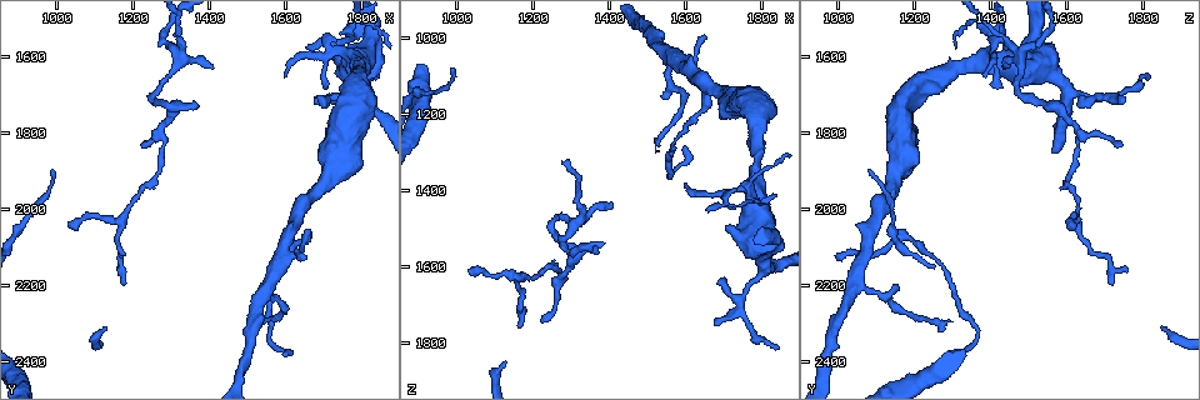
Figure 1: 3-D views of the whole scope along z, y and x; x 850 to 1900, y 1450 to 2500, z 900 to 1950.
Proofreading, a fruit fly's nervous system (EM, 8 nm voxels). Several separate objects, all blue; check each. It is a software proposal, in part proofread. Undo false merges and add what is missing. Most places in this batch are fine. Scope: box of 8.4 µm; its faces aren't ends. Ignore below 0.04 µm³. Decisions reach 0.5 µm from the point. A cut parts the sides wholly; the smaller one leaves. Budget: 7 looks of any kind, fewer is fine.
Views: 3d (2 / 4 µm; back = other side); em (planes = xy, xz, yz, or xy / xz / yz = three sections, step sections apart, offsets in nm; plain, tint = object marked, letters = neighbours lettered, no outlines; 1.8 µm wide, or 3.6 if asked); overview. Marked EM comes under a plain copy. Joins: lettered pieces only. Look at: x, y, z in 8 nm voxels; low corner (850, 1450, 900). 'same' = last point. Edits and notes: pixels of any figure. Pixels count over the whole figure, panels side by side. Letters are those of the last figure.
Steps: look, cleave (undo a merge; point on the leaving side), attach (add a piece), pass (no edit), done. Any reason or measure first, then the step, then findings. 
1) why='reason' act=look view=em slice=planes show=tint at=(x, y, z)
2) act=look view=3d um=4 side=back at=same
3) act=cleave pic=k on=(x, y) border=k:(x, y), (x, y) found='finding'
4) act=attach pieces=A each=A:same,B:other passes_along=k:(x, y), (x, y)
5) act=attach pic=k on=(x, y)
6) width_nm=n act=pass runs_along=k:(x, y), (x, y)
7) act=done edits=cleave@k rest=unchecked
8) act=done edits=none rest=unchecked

why='thick turns thin' act=look view=3d um=4 at=(1815, 1710, 1190)

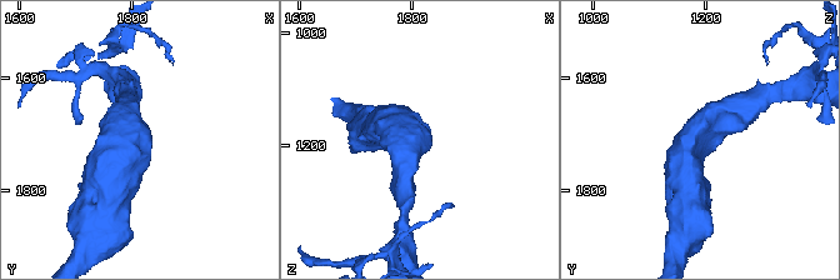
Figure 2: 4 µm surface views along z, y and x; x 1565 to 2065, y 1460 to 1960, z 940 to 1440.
why='now the EM' act=look view=em um=3.6 slice=xz step=8 show=letters at=(1815, 1710, 1195)

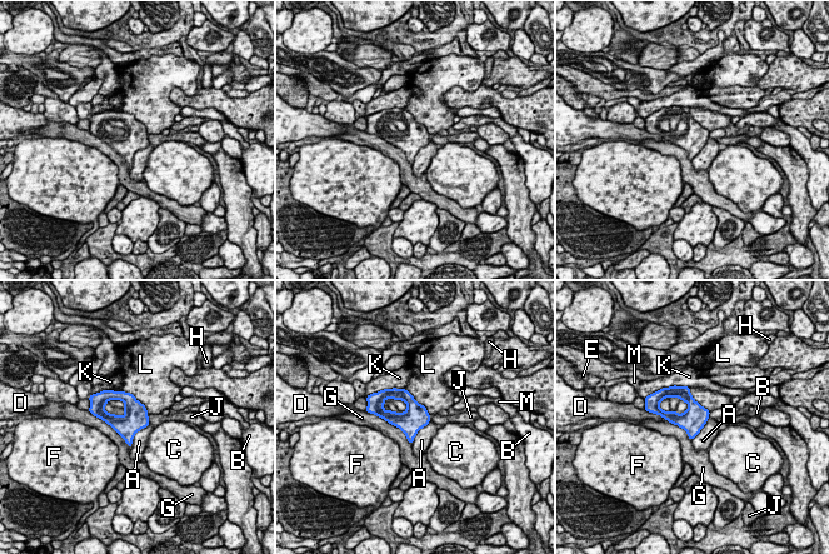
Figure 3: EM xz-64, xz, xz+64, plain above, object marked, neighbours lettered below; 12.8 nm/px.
width_nm=320 act=pass each=A:other,B:other,C:other,D:other,E:other,F:other,G:other,H:other,J:other,K:other,L:other,M:other border=3:(149, 424), (134, 435), (130, 448) found='continuous, no second neuron'

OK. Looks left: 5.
why='branch point' act=look view=3d um=4 at=(1595, 2110, 1075)

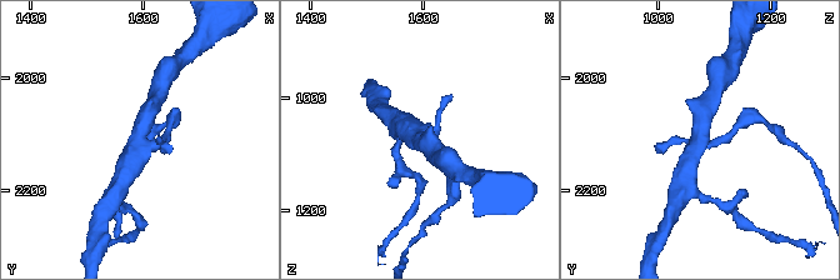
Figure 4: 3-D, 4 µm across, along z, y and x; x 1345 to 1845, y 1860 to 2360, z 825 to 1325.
act=look view=em slice=xy step=4 show=tint at=(1595, 2110, 1065)

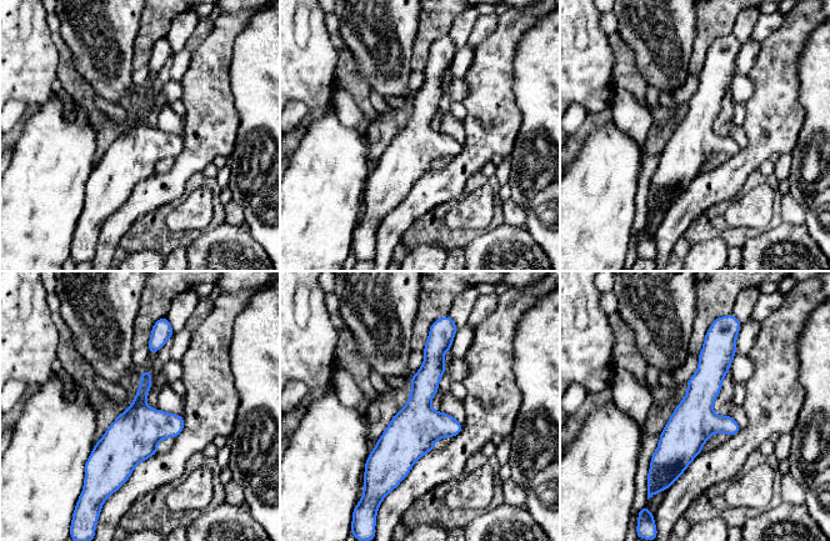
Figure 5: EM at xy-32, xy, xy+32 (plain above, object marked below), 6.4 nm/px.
act=look view=em slice=planes show=letters at=same

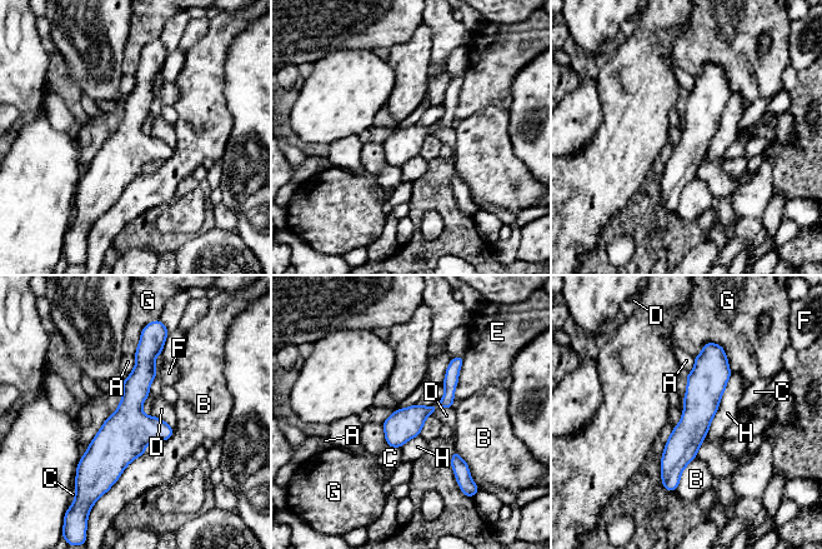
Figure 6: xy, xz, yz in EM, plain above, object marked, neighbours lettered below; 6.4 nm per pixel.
longest_contact=H:420nm act=pass each=A:other,B:other,C:other,D:other,E:other,F:other,G:other,H:other border=6:(452, 408), (437, 407), (432, 414) found='one neuron here'

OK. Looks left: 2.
why='branch stops here' act=look view=em slice=xy step=16 show=letters at=(1405, 1630, 1435)

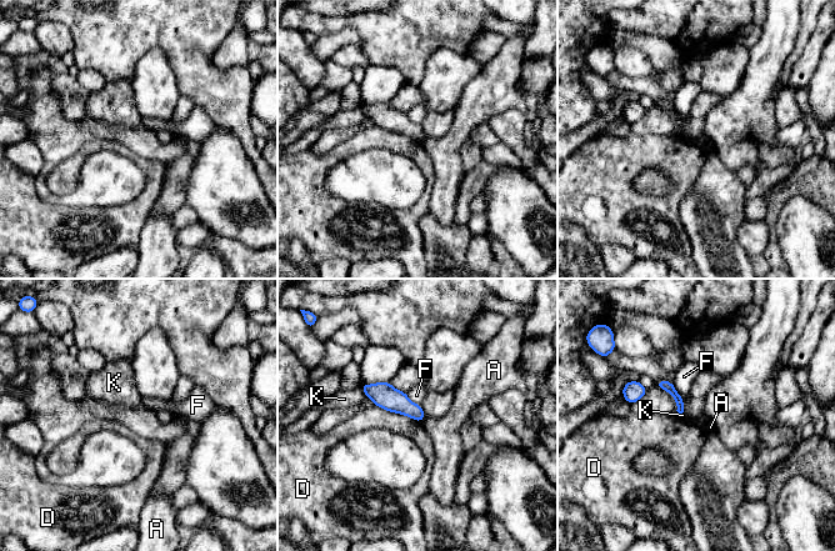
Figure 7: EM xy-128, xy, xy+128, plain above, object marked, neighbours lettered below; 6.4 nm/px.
act=pass each=A:other,D:other,F:other,K:other border=7:(375, 404), (420, 422) found='no lettered piece goes on from it'

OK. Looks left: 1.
act=done edits=none rest=unchecked

